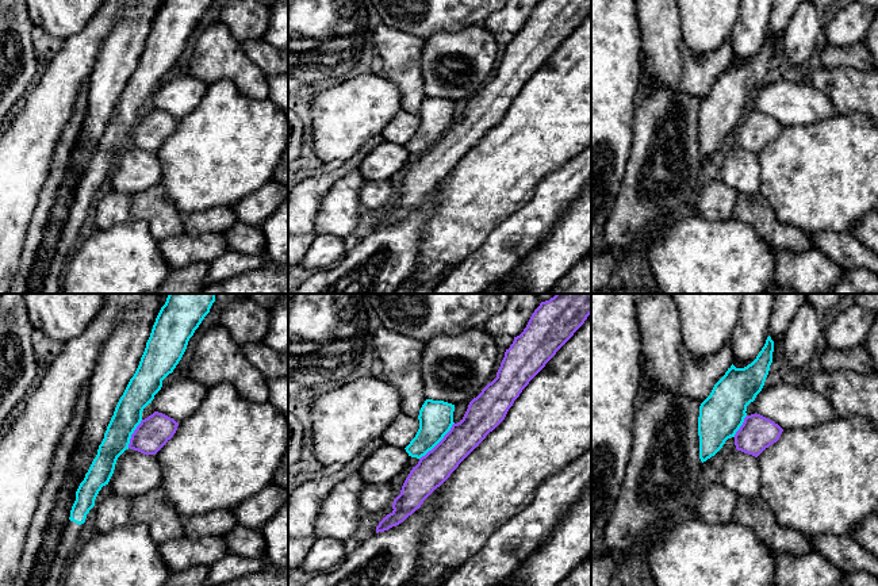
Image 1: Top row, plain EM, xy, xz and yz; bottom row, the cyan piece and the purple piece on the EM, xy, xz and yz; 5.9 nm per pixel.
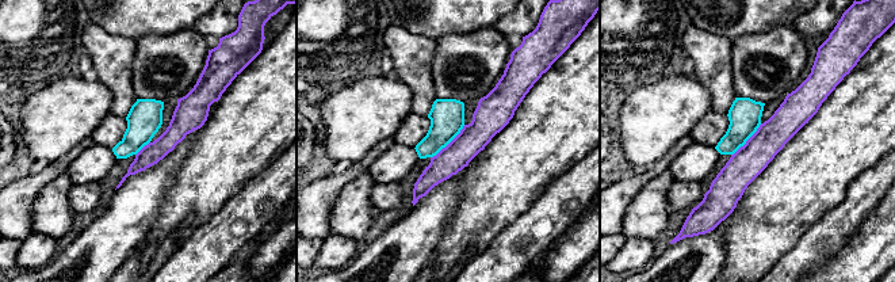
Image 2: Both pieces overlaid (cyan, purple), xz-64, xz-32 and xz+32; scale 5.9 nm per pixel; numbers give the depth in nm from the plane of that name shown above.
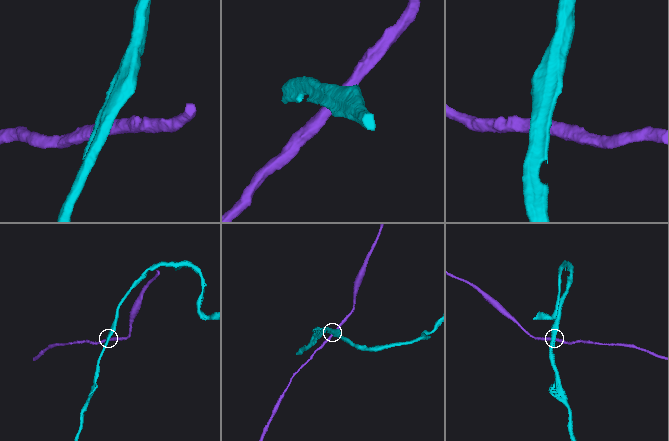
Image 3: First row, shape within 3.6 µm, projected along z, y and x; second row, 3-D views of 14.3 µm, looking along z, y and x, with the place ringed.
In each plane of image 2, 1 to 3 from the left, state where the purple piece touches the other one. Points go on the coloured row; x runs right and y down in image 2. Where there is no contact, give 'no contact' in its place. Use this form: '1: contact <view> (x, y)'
1: contact xz-64 (142, 147)
2: contact xz-32 (448, 143)
3: contact xz+32 (748, 138)

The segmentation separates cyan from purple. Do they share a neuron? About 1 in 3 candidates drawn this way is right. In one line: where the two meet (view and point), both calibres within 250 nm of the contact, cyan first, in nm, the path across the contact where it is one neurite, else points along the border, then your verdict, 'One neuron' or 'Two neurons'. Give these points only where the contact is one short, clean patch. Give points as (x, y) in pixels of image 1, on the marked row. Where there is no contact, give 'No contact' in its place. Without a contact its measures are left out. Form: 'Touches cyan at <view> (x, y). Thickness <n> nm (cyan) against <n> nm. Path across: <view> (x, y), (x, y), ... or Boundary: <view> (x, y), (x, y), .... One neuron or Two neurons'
Touches cyan at xz (438, 441). Thickness 200 nm (cyan) against 200 nm. Boundary: xz (453, 422), (451, 429), (420, 459). Two neurons

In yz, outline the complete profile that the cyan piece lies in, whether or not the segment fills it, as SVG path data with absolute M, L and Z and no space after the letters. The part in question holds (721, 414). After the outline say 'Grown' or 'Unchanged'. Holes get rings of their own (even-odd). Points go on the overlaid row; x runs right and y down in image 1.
M768 336L756 359L744 368L732 364L701 403L698 436L702 463L714 456L743 425L747 406L764 386L772 352L774 341Z. Unchanged

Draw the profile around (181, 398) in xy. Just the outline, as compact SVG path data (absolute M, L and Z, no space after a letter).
M181 378L168 386L162 386L154 395L152 405L154 411L181 422L198 410L207 391L208 387L189 378Z

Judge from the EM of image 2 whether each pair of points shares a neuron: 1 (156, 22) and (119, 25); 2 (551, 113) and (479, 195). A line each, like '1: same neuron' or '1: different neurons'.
1: same neuron
2: same neuron

